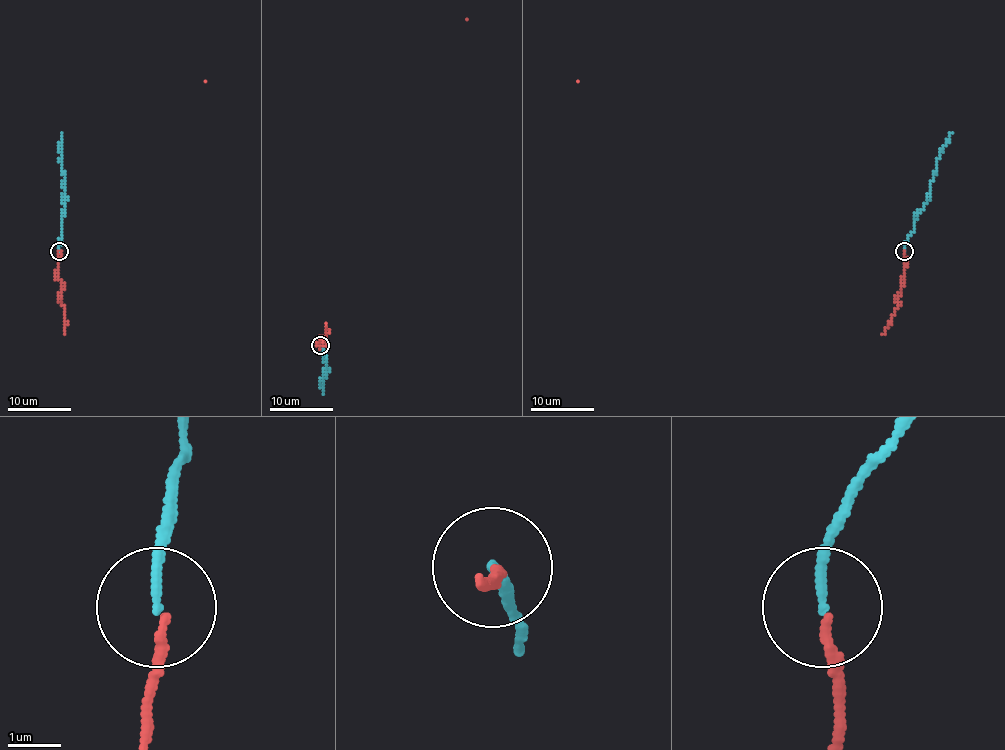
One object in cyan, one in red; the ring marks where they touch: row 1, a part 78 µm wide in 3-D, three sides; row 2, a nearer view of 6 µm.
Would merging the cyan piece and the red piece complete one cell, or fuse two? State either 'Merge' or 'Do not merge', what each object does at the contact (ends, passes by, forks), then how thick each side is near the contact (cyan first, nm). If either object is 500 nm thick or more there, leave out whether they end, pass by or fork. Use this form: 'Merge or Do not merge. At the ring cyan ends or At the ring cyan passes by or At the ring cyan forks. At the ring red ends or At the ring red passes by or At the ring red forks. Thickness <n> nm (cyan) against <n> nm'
Merge. At the ring cyan ends. At the ring red ends. Thickness 150 nm (cyan) against 190 nm

